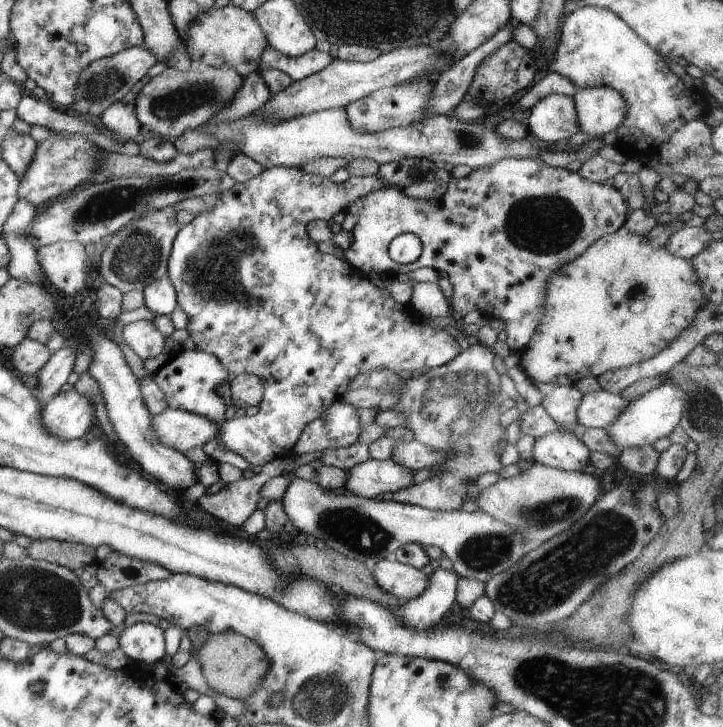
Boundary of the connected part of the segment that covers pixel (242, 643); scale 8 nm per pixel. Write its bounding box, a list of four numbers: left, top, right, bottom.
[192,630,270,700]

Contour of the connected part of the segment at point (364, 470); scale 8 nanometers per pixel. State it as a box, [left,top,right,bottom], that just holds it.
[345,459,416,499]

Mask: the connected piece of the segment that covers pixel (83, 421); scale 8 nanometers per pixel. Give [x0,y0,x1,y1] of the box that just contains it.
[41,388,96,441]

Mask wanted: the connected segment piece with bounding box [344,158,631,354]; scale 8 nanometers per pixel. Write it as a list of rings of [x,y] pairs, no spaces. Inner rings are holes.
[[[508,158],[494,166],[473,170],[466,178],[454,177],[439,200],[409,198],[403,190],[394,187],[372,190],[366,196],[356,198],[346,208],[346,213],[358,217],[358,222],[352,230],[354,240],[344,251],[344,259],[366,276],[370,272],[381,276],[409,273],[421,267],[432,268],[438,273],[446,272],[454,287],[450,300],[454,310],[449,316],[465,317],[476,310],[485,313],[489,319],[502,320],[508,332],[506,343],[514,354],[519,354],[527,348],[542,321],[546,282],[554,270],[560,270],[564,264],[582,256],[600,236],[619,230],[630,212],[618,188],[588,181],[566,167],[546,166],[540,158]],[[403,233],[416,234],[422,242],[423,252],[414,263],[399,266],[388,256],[388,248],[390,242]]]

